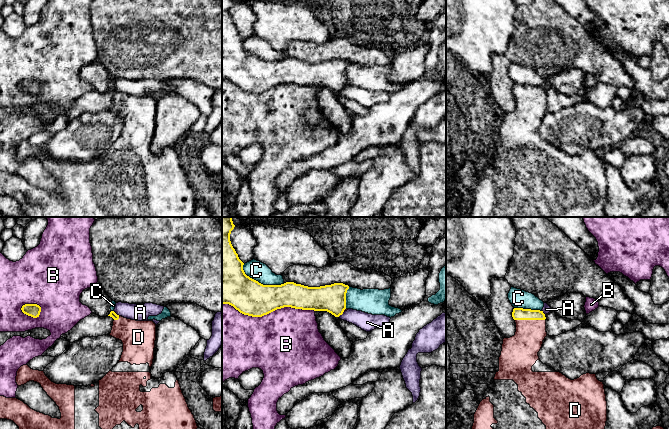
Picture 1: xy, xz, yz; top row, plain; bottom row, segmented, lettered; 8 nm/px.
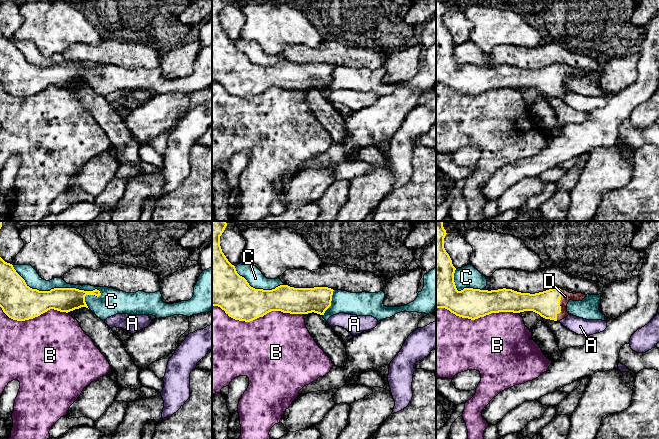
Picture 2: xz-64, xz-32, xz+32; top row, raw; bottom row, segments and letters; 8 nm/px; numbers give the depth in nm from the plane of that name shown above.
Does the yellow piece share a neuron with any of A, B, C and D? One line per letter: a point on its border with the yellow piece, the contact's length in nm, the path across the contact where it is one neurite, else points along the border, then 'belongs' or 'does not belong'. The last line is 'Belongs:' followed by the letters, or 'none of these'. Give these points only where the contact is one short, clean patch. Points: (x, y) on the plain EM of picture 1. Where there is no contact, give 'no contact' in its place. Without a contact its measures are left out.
A: contact xz (341, 90); length 60 nm; border xz (343, 87), (338, 92); does not belong
B: contact xz (268, 89); length 750 nm; does not belong
C: contact xz (260, 59); length 380 nm; does not belong
D: contact yz (530, 95); length 240 nm; way yz (518, 89), (525, 95), (530, 95), (530, 110), (522, 125); belongs
Belongs: D

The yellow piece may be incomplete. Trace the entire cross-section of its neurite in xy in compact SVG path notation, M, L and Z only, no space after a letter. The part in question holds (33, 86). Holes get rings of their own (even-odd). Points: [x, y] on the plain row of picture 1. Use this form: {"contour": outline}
{"contour": "M25 80L21 84L22 88L33 94L37 94L40 91L41 83L37 80Z"}

